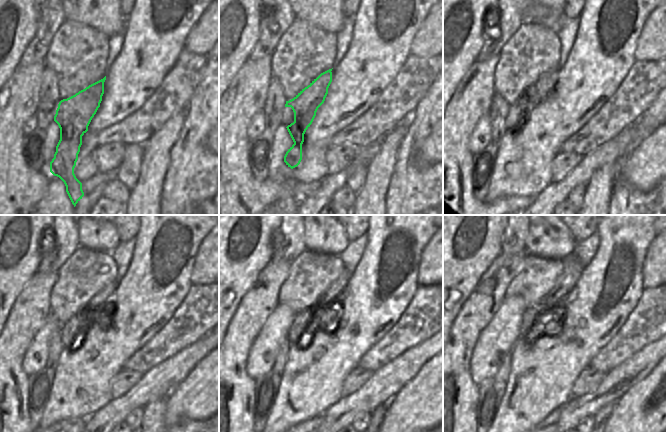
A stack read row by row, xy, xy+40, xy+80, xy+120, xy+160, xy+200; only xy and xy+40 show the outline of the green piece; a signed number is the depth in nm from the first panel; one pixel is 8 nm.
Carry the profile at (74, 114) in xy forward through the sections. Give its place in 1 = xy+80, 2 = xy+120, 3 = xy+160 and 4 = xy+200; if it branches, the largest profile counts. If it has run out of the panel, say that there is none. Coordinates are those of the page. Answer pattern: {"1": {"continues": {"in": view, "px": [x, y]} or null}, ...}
{"1": {"continues": {"in": "xy+80", "px": [541, 90]}}, "2": {"continues": {"in": "xy+120", "px": [94, 313]}}, "3": {"continues": {"in": "xy+160", "px": [325, 303]}}, "4": {"continues": {"in": "xy+200", "px": [565, 284]}}}

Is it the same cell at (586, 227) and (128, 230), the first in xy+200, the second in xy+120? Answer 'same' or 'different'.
same

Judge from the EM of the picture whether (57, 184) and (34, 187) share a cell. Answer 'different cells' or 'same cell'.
different cells

